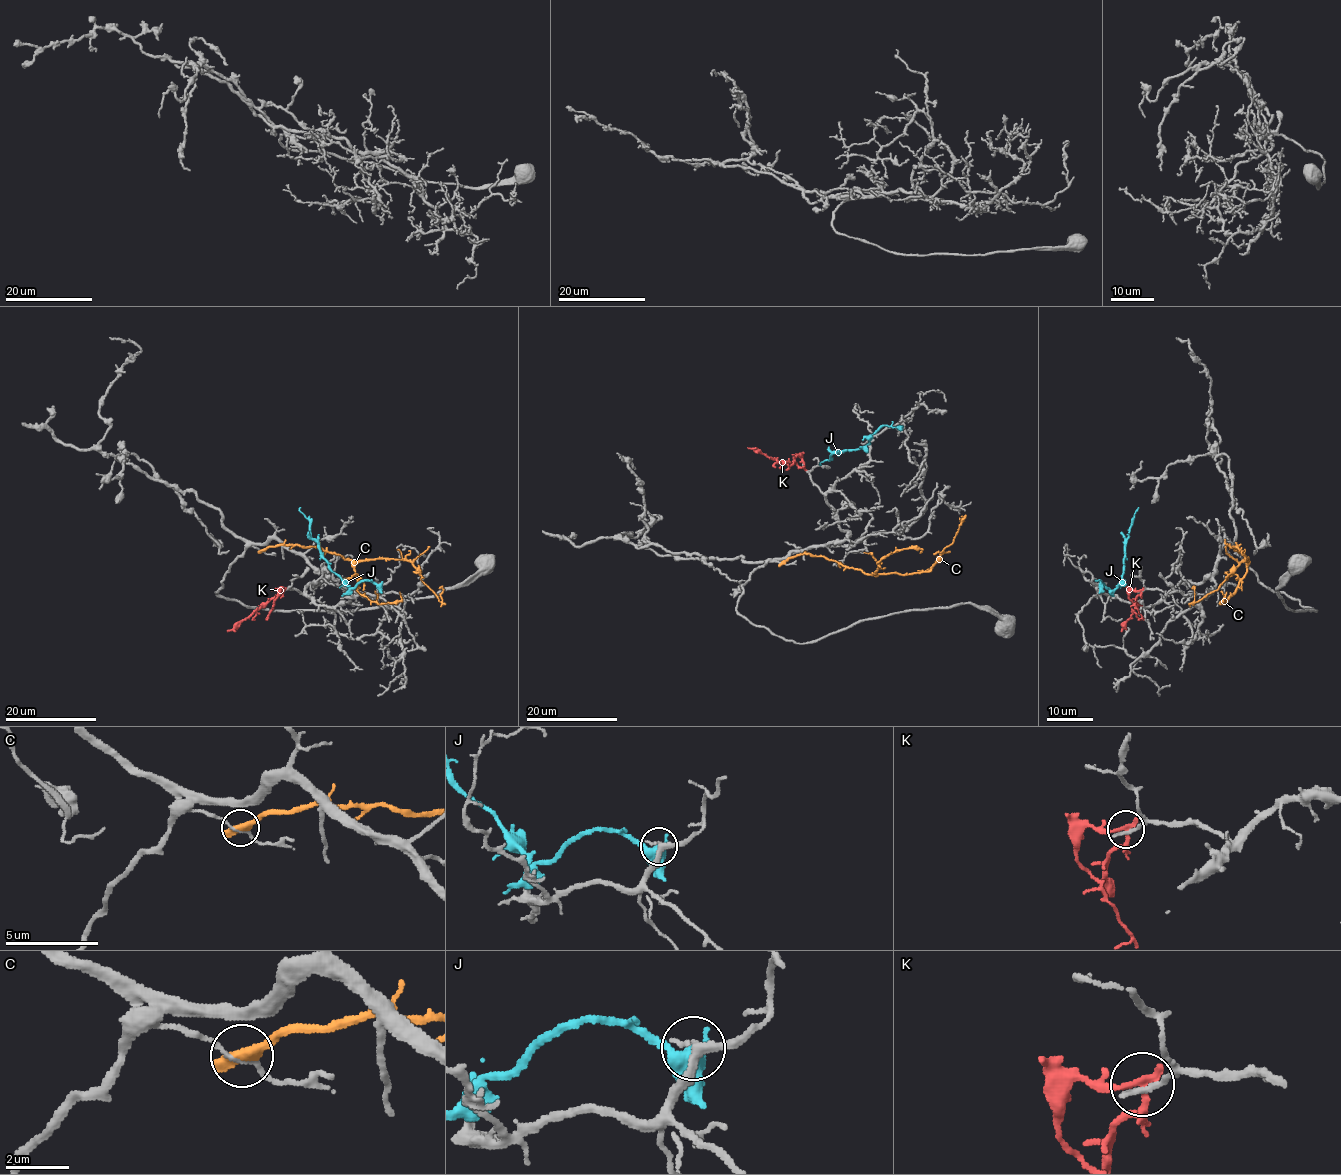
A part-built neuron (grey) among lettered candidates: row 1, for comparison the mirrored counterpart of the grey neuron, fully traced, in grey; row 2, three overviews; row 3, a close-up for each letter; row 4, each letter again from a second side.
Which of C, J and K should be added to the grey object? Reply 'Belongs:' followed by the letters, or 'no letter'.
Belongs: no letter

